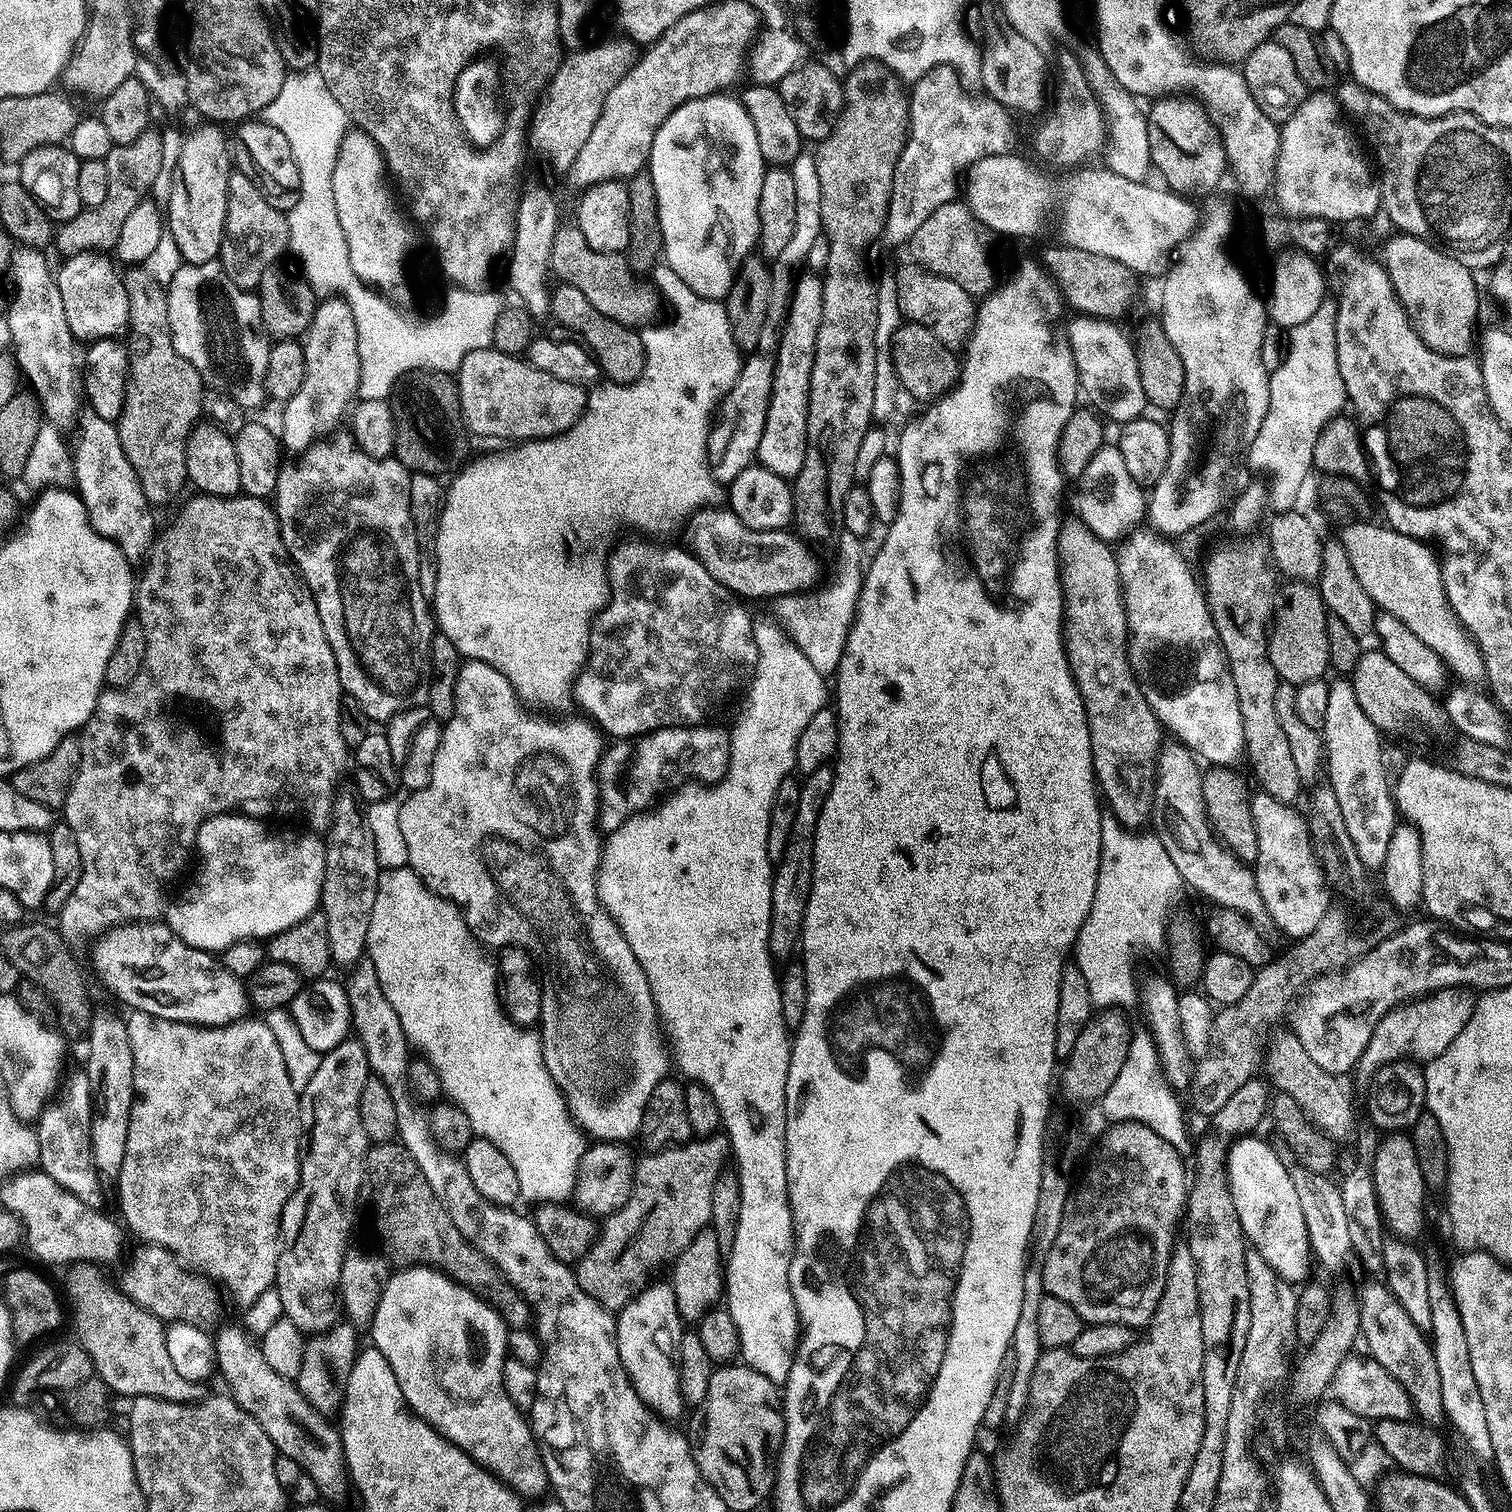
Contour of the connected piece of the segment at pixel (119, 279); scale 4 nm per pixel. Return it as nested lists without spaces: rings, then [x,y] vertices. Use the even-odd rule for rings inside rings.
[[[103,252],[80,253],[69,257],[64,269],[55,273],[67,325],[77,342],[114,340],[129,331],[130,302],[125,277],[116,273],[112,262],[113,257]]]

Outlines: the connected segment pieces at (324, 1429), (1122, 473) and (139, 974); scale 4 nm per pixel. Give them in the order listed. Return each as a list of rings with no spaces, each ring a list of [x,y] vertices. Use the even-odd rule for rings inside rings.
[[[243,1327],[224,1328],[215,1333],[215,1367],[224,1375],[228,1383],[227,1391],[242,1410],[246,1410],[266,1430],[266,1438],[274,1442],[277,1453],[286,1458],[294,1458],[306,1474],[314,1478],[321,1497],[336,1500],[339,1496],[349,1495],[350,1481],[344,1466],[344,1447],[339,1431],[327,1415],[318,1411],[301,1394],[291,1379],[283,1377],[266,1362],[259,1343]]]
[[[1105,446],[1096,452],[1092,459],[1100,468],[1084,472],[1078,478],[1080,489],[1076,492],[1076,508],[1079,519],[1095,536],[1105,542],[1120,542],[1137,527],[1136,524],[1146,516],[1146,492],[1141,481],[1130,474],[1125,453]]]
[[[144,922],[135,923],[131,925],[121,925],[112,930],[110,935],[107,935],[102,941],[102,946],[96,958],[96,966],[102,972],[102,976],[106,983],[112,987],[113,992],[117,998],[124,1004],[129,1004],[129,1009],[137,1012],[145,1012],[151,1016],[158,1018],[166,1018],[167,1020],[177,1020],[183,1024],[199,1024],[205,1028],[221,1028],[223,1024],[233,1024],[235,1020],[243,1020],[249,1015],[250,1012],[250,992],[246,987],[245,981],[241,977],[228,969],[223,962],[221,962],[213,953],[203,952],[201,948],[190,946],[186,942],[182,942],[182,938],[178,938],[172,929],[164,922]]]

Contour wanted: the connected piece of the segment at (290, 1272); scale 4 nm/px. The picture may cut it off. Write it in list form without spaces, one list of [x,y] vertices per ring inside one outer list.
[[[349,1038],[334,1046],[334,1050],[321,1055],[318,1074],[310,1078],[302,1093],[300,1131],[304,1149],[300,1157],[300,1181],[280,1215],[281,1245],[274,1287],[278,1290],[278,1298],[282,1298],[285,1317],[294,1322],[304,1334],[323,1332],[332,1327],[338,1318],[337,1288],[342,1274],[342,1262],[350,1247],[348,1235],[356,1220],[360,1187],[365,1187],[366,1184],[370,1141],[363,1129],[360,1099],[362,1086],[366,1086],[369,1079],[368,1055],[363,1043],[358,1038]]]

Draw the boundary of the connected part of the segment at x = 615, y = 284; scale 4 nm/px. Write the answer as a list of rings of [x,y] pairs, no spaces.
[[[561,222],[557,226],[554,246],[550,246],[550,262],[551,275],[559,283],[582,290],[582,294],[590,298],[590,306],[594,306],[598,314],[606,314],[606,318],[629,326],[644,326],[657,319],[658,293],[655,287],[647,283],[644,285],[640,281],[643,279],[628,265],[627,255],[619,252],[599,252],[591,248],[586,238],[582,238],[582,230],[575,223]]]

